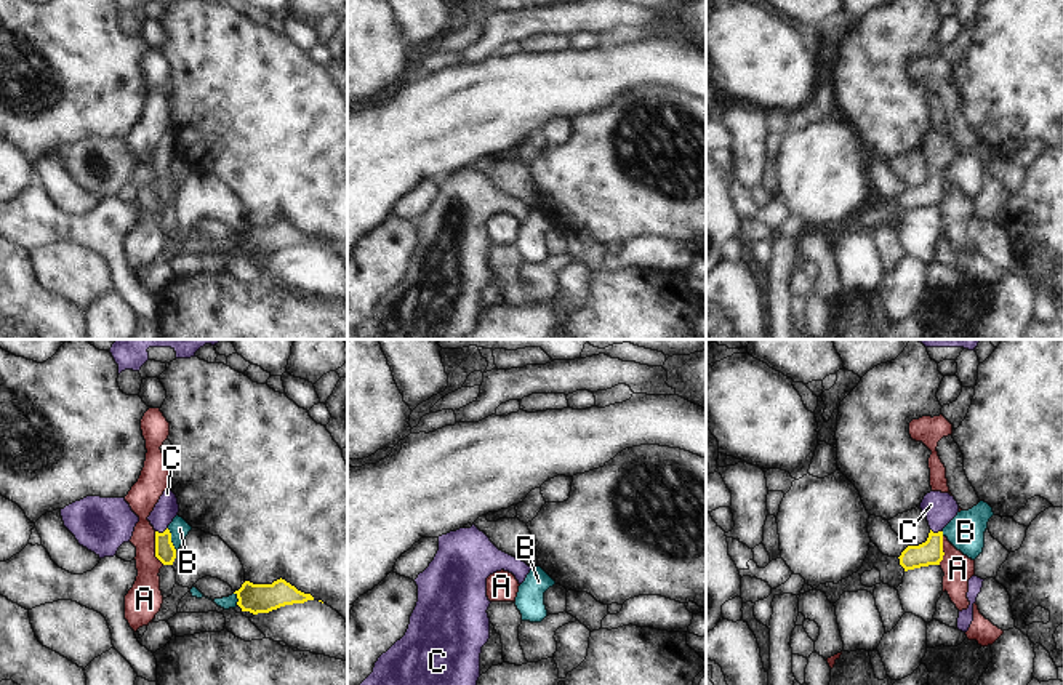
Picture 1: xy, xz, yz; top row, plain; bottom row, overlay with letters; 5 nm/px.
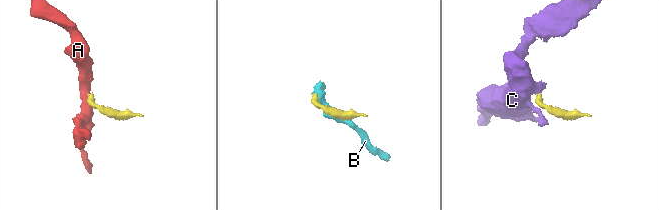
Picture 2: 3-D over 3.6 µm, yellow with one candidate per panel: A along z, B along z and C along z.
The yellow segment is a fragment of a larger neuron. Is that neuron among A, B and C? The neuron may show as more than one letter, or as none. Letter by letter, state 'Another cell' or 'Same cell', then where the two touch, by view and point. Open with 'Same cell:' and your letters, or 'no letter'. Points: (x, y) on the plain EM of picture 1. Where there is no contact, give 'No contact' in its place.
Same cell: C
A: Another cell. Touches yellow at xy (156, 189)
B: Another cell. Touches yellow at xy (170, 181)
C: Same cell. Touches yellow at xy (160, 175).

